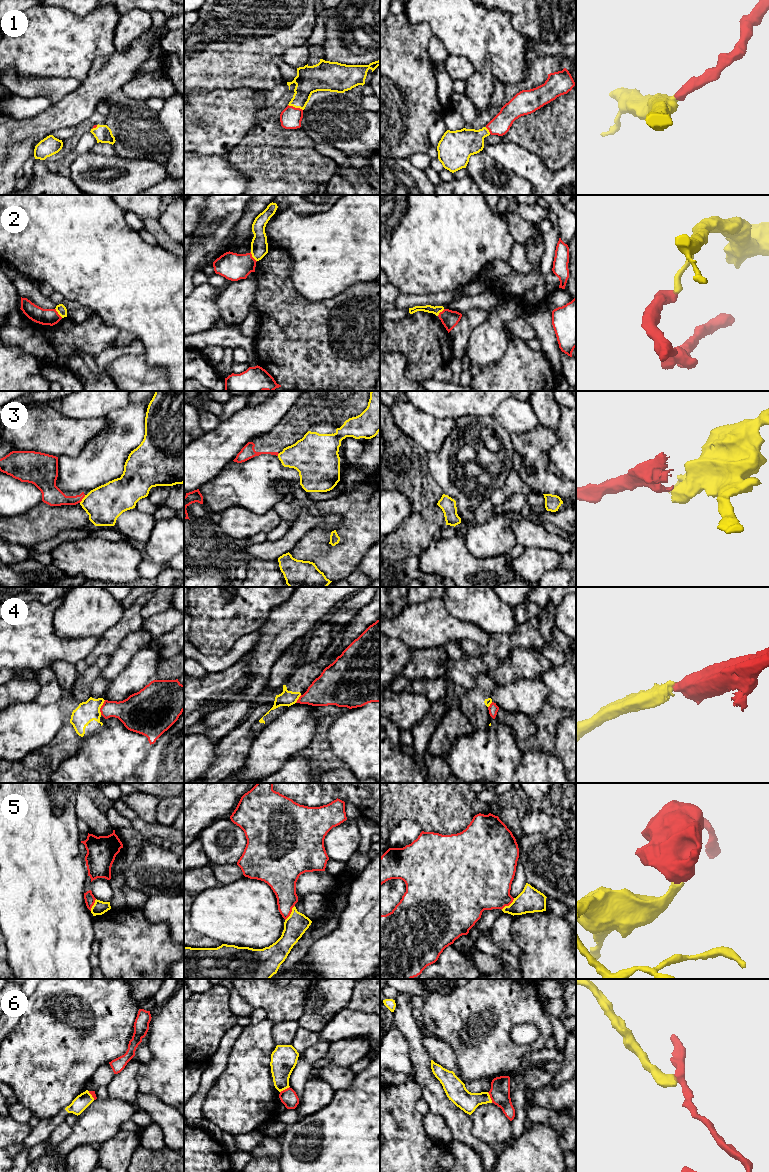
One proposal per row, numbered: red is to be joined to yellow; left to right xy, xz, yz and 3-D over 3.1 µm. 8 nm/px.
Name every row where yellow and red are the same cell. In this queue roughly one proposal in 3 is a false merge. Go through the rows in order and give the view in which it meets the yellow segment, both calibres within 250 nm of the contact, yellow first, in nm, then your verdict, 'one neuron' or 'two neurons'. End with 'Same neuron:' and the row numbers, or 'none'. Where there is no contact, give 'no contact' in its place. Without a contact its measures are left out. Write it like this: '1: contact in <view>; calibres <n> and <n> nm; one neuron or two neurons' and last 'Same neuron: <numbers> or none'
1: contact in xz; calibres 200 and 170 nm; one neuron
2: contact in xy; calibres 80 and 130 nm; two neurons
3: contact in xy; calibres 300 and 160 nm; two neurons
4: contact in xy; calibres 160 and 220 nm; two neurons
5: contact in xz; calibres 180 and 200 nm; two neurons
6: contact in yz; calibres 160 and 160 nm; two neurons
Same neuron: 1

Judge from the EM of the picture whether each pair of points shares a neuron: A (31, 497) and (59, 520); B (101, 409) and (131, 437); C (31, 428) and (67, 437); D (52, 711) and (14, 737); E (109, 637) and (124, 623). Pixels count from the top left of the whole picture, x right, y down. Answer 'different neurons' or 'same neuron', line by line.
A: different neurons
B: different neurons
C: same neuron
D: same neuron
E: same neuron

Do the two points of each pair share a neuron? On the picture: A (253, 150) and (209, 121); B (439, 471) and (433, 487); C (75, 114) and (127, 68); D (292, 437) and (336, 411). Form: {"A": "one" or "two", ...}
{"A": "two", "B": "two", "C": "one", "D": "one"}

